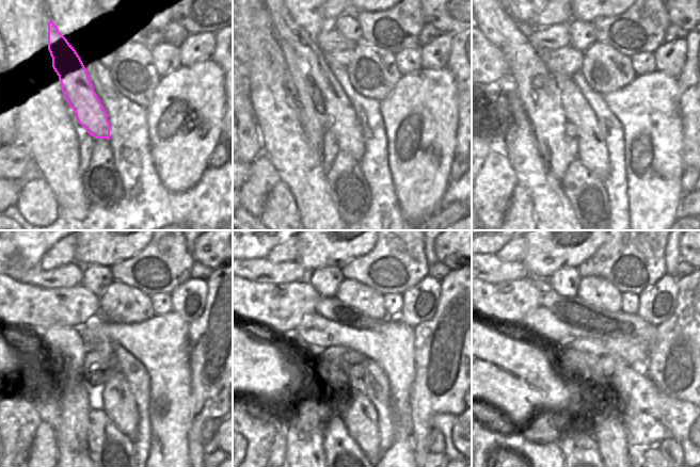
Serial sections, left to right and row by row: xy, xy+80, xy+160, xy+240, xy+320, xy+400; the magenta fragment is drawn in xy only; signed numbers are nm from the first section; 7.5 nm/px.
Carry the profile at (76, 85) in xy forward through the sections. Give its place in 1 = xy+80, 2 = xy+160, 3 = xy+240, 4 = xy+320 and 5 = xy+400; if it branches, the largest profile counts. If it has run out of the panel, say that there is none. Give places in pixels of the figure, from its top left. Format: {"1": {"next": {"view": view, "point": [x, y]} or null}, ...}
{"1": {"next": {"view": "xy+80", "point": [340, 118]}}, "2": {"next": {"view": "xy+160", "point": [592, 150]}}, "3": {"next": {"view": "xy+240", "point": [117, 401]}}, "4": {"next": {"view": "xy+320", "point": [361, 418]}}, "5": {"next": {"view": "xy+400", "point": [607, 429]}}}

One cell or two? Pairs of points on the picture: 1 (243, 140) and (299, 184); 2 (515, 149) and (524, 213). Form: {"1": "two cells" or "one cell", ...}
{"1": "two cells", "2": "two cells"}

